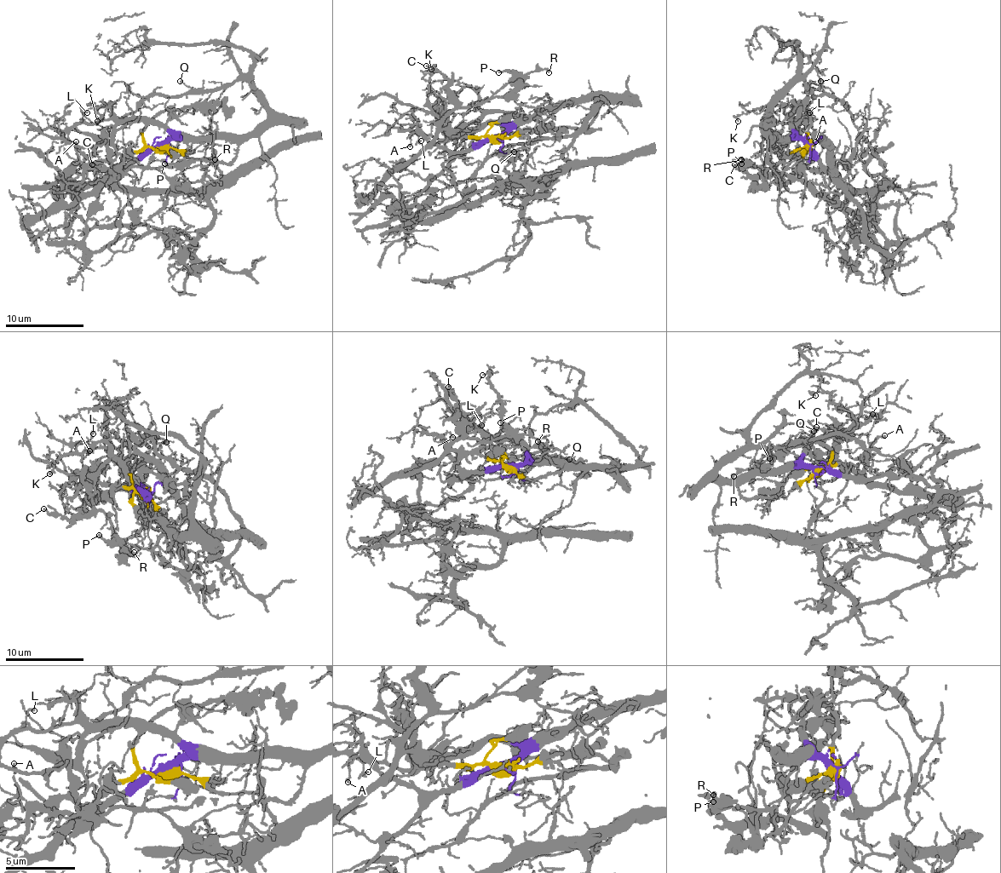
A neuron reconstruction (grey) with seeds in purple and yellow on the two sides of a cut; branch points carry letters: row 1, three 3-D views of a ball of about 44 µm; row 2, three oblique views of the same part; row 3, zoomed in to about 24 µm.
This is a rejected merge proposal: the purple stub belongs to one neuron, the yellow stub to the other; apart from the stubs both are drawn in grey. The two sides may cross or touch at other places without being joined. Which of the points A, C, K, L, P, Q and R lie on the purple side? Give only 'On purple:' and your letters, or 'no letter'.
On purple: A, K, L, Q

